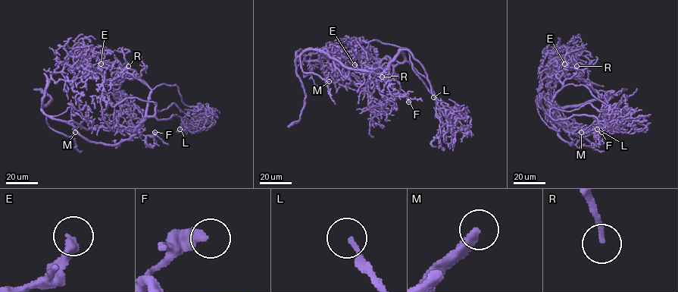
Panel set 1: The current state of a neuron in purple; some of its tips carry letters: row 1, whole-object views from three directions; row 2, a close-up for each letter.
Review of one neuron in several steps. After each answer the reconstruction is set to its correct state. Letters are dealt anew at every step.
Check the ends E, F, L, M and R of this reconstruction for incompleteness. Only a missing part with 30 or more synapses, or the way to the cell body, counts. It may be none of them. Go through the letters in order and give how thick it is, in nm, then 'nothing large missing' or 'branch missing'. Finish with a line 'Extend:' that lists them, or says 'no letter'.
E: 340 nm | nothing large missing
F: 380 nm | nothing large missing
L: 170 nm | nothing large missing
M: 340 nm | branch missing
R: 170 nm | branch missing
Extend: M, R

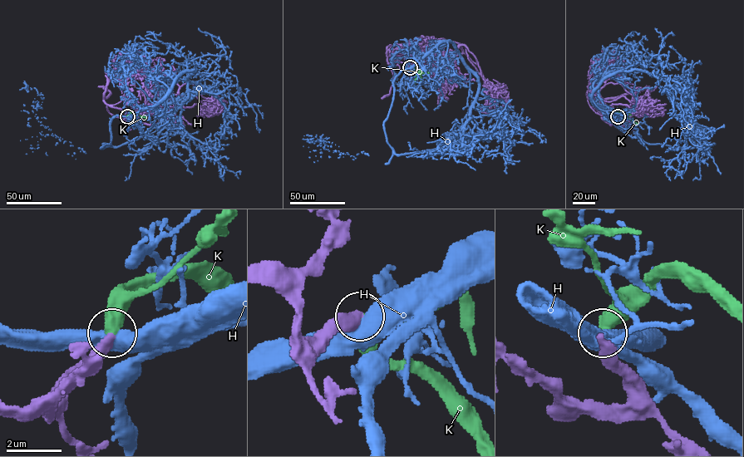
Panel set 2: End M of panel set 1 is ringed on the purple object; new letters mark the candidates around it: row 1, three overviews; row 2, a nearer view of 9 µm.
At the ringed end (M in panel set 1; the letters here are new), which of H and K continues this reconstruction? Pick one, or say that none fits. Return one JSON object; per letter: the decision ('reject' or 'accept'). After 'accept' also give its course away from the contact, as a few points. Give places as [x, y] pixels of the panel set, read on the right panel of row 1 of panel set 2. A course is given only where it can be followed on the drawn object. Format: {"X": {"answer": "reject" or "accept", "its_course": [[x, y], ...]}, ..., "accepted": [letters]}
{"H": {"answer": "reject"}, "K": {"answer": "accept", "its_course": [[618, 116], [621, 114], [639, 125]]}, "accepted": ["K"]}

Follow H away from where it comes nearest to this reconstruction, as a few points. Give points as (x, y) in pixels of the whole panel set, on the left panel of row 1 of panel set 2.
H: (126, 116), (154, 106), (179, 76), (195, 69), (188, 77), (181, 125), (222, 166), (240, 174)

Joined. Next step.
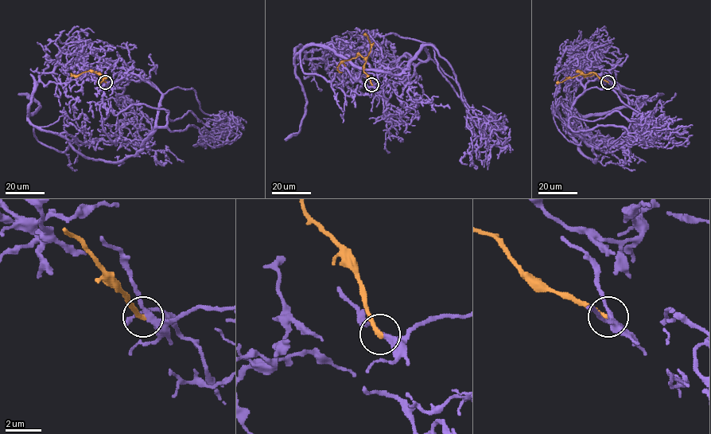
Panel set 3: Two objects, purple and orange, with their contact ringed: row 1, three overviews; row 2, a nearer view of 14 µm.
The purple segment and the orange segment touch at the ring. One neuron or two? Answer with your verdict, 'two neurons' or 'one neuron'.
two neurons

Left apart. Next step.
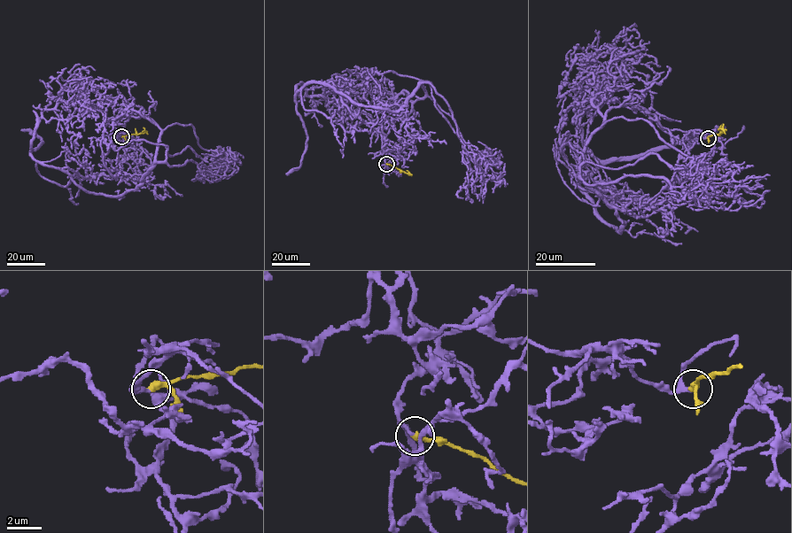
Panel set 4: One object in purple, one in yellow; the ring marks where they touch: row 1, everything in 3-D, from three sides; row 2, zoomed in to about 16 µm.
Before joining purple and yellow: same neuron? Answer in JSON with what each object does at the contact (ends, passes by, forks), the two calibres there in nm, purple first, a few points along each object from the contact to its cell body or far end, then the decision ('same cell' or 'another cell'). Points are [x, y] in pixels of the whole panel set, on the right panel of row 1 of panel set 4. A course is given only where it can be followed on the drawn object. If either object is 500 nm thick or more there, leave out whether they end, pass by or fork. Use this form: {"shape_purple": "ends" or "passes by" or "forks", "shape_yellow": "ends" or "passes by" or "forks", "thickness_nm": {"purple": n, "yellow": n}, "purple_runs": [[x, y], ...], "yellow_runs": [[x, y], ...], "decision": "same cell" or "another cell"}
{"shape_purple": "passes by", "shape_yellow": "ends", "thickness_nm": {"purple": 140, "yellow": 400}, "purple_runs": [[707, 138], [607, 112], [579, 177], [610, 226], [580, 118], [620, 58], [655, 58], [641, 80]], "yellow_runs": [[708, 138], [724, 131], [718, 130]], "decision": "same cell"}

